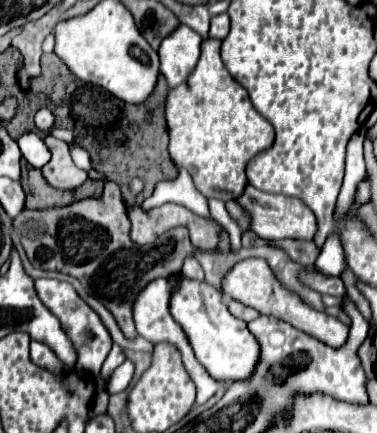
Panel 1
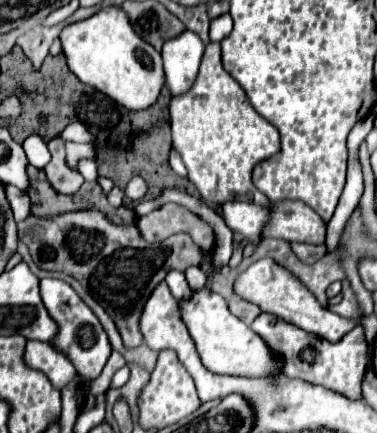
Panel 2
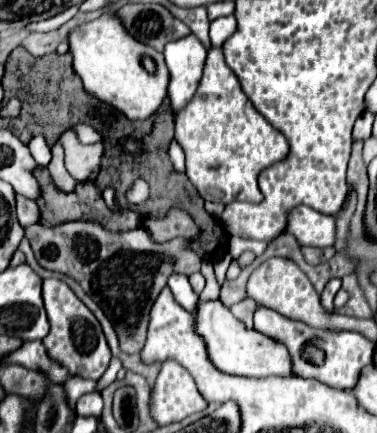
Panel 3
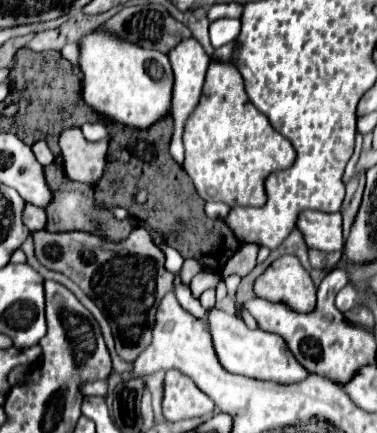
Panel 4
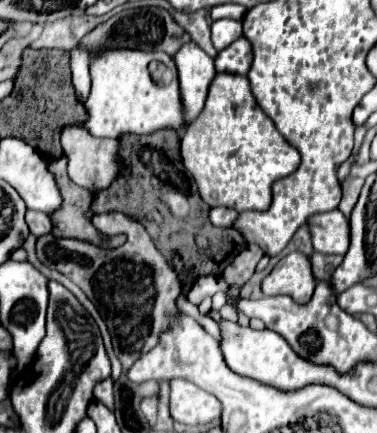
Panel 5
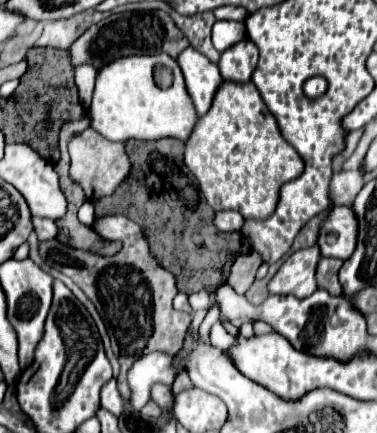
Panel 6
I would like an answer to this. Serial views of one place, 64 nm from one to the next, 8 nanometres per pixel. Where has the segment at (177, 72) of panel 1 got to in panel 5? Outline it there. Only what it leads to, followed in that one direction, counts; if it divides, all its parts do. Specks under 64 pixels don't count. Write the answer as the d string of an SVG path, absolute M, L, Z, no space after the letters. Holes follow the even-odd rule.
M194 42L184 44L184 48L180 48L180 52L174 56L174 62L178 66L182 100L186 104L184 116L188 116L188 122L192 122L204 110L208 88L216 78L216 66L214 60L208 58L208 54Z

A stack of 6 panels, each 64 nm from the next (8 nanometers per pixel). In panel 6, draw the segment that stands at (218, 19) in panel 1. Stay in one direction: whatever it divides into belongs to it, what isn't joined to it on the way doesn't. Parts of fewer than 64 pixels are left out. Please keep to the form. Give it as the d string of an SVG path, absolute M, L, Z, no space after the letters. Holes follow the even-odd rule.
M216 20L212 28L212 44L218 52L224 52L232 44L240 42L246 38L246 26L244 22L234 22L234 20Z

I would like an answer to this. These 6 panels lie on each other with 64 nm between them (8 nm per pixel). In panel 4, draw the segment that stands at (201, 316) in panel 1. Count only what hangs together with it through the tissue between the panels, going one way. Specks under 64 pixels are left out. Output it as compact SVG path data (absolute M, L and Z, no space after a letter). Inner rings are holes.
M216 308L210 310L208 322L210 322L210 332L212 332L218 360L228 372L242 374L256 380L274 380L278 384L296 384L310 376L310 372L294 358L294 354L290 352L282 336L264 332L260 328L250 330L238 316L228 316Z

